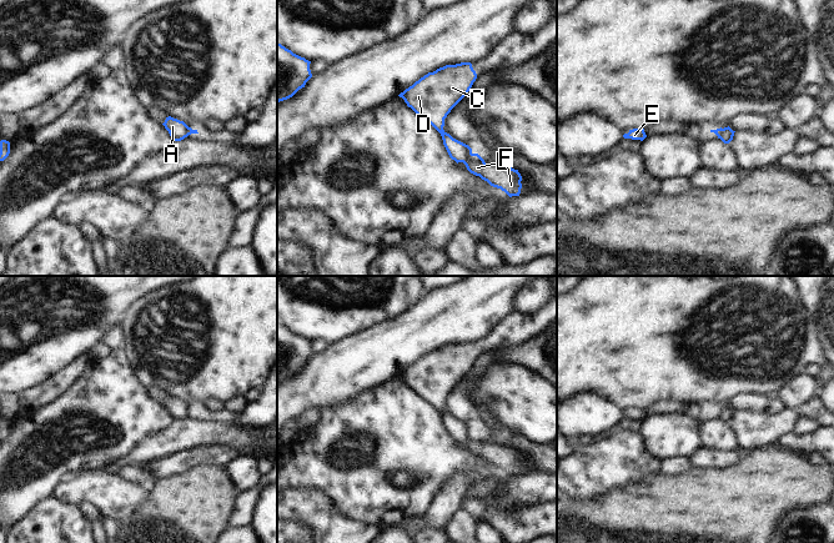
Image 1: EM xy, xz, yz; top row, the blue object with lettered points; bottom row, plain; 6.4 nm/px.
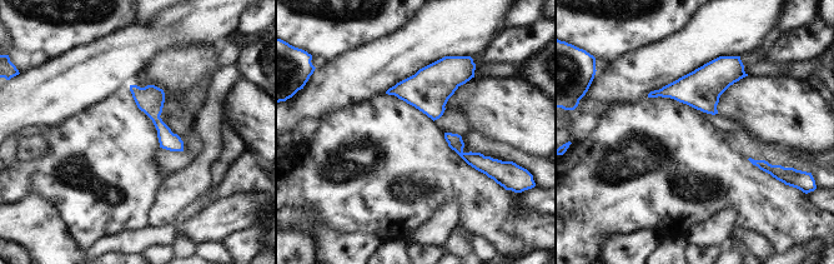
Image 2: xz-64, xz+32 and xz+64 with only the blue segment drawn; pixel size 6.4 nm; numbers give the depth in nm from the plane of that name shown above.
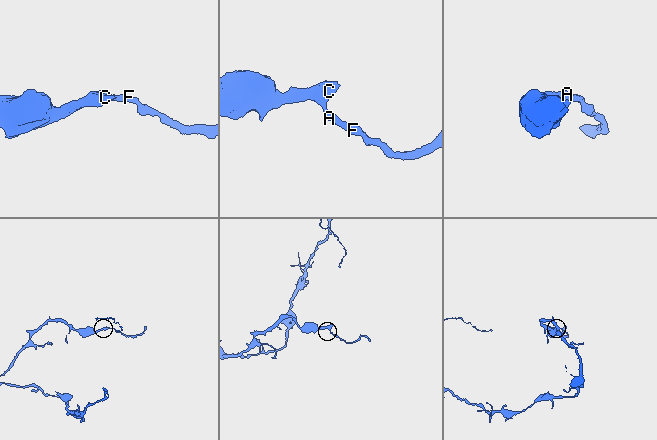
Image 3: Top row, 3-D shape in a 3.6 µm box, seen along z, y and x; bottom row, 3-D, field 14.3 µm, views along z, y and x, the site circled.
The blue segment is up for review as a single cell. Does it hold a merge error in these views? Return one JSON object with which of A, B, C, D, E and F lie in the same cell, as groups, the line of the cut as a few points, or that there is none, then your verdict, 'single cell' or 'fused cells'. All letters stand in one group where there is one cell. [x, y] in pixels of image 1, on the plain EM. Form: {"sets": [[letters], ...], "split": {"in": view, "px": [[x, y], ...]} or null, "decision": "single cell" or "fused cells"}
{"sets": [["A", "B", "C", "D", "E", "F"]], "split": null, "decision": "single cell"}

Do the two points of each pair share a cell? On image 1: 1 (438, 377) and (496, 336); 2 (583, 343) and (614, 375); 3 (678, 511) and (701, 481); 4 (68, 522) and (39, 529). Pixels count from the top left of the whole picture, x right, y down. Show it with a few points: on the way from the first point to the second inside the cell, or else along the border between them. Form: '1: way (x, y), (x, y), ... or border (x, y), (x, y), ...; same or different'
1: way (452, 363), (466, 352), (482, 345); same
2: way (591, 351), (607, 367); same
3: way (686, 503), (701, 488); same
4: way (60, 529), (46, 529); same

